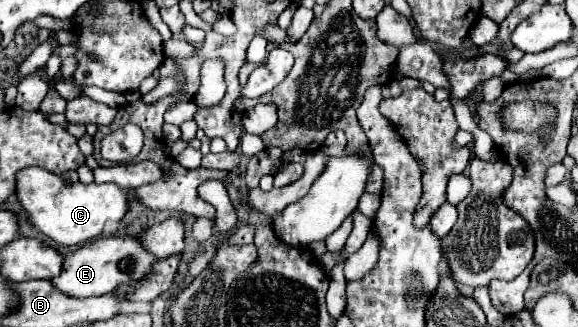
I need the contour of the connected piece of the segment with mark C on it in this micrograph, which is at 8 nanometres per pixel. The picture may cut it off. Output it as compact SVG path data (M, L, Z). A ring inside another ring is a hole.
M23 168L17 172L17 200L27 212L27 222L57 244L75 246L93 240L103 232L107 222L119 222L127 212L127 192L115 184L81 184L67 182L43 168Z

